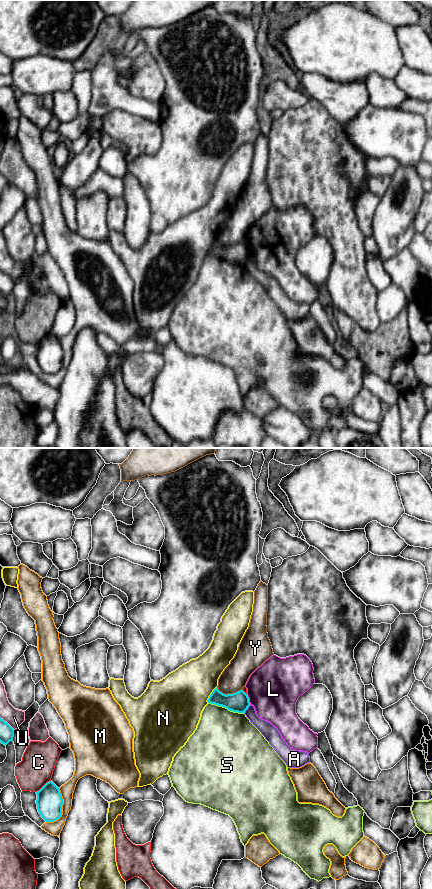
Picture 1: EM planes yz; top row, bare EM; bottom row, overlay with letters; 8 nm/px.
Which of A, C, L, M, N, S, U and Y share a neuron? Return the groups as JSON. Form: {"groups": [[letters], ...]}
{"groups": [["A"], ["C"], ["L"], ["M"], ["N"], ["S"], ["U"], ["Y"]]}

